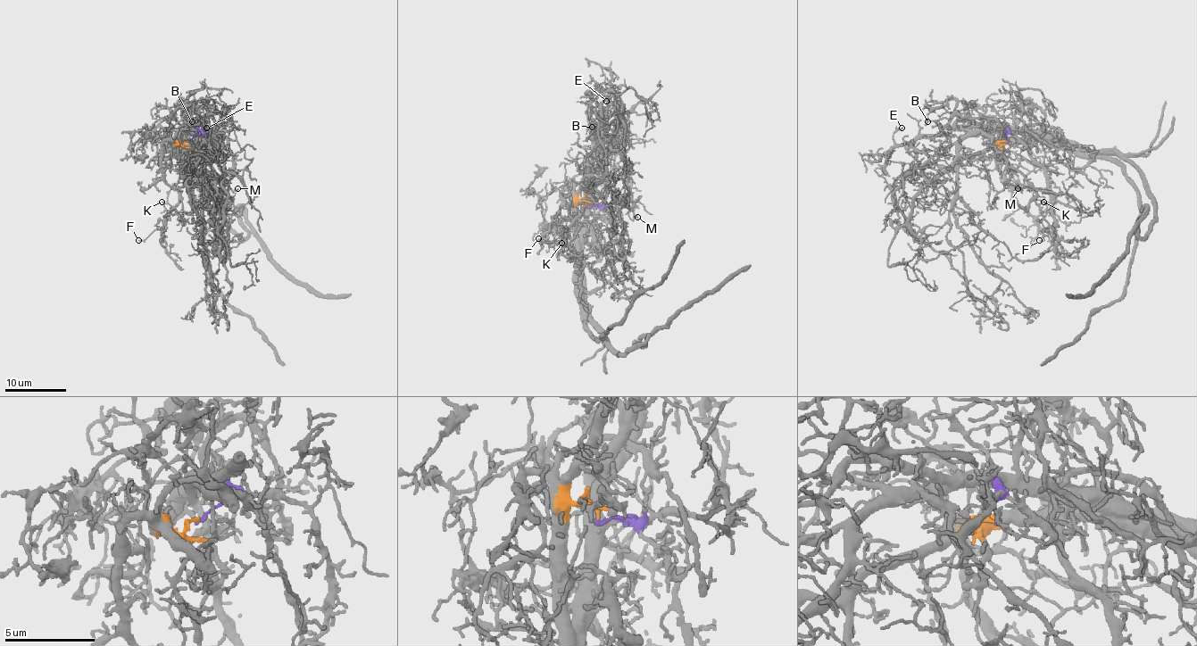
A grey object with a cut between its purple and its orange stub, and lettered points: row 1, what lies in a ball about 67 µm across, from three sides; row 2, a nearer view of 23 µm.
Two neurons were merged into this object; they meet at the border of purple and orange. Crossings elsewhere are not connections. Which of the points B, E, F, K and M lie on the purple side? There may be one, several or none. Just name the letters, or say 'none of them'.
B, E, M

